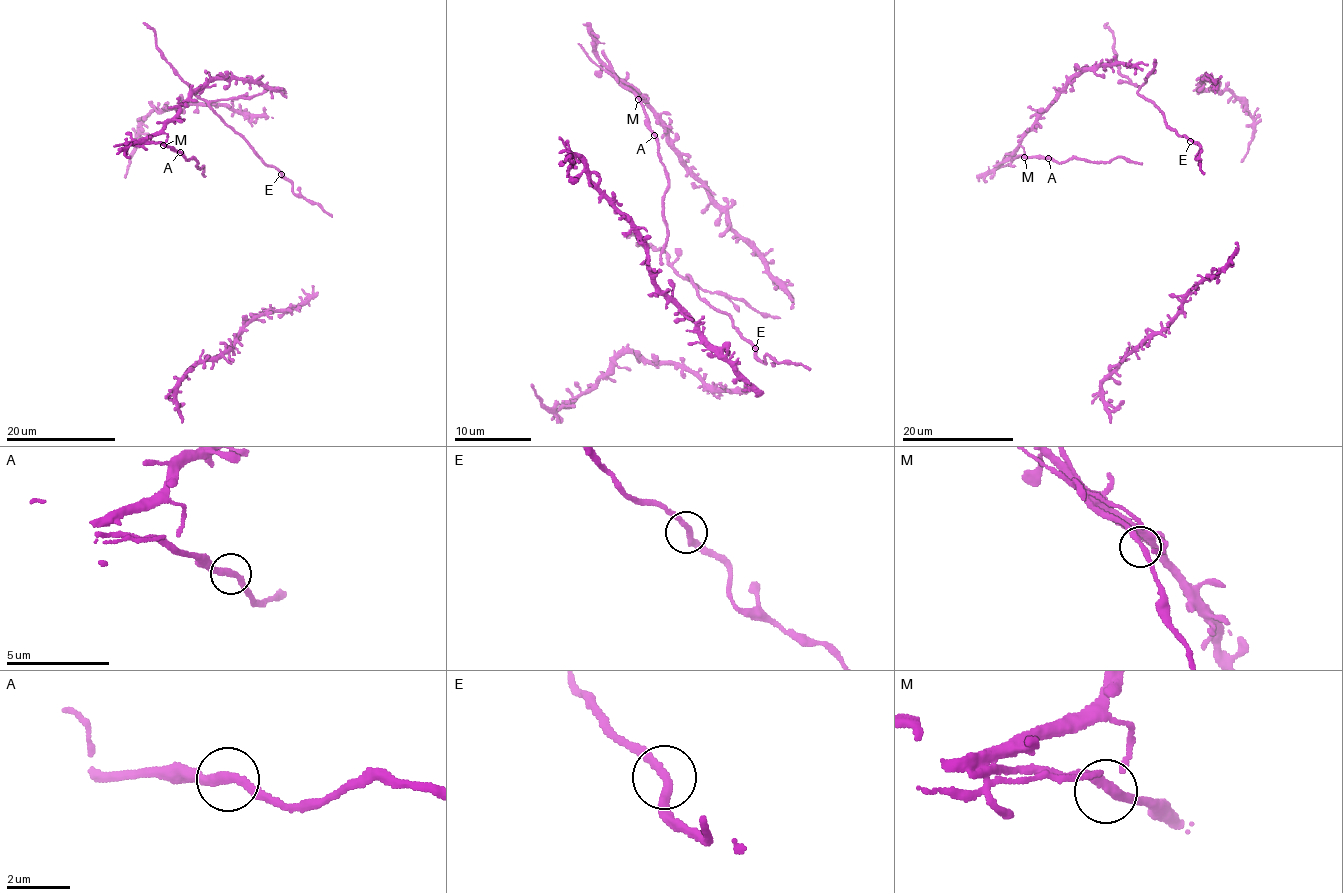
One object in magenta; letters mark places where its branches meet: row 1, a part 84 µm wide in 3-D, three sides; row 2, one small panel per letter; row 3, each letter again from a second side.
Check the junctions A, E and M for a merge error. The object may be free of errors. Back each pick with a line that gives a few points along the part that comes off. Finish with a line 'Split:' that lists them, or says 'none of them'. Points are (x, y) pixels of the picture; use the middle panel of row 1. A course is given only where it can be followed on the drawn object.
Split: none of them

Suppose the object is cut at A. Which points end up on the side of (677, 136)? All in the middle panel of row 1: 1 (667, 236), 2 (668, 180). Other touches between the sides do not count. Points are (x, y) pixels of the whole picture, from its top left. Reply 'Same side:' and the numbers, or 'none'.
Same side: none

